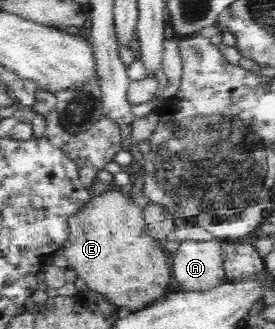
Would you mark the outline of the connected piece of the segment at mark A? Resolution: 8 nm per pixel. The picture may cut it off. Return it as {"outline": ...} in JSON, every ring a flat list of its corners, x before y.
{"outline":[[183,241,179,245,170,263,176,290,208,290,225,280,221,242]]}

